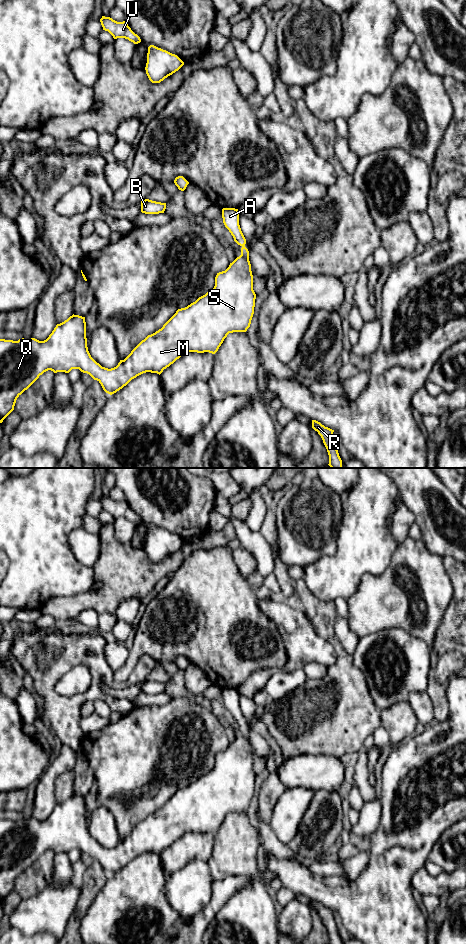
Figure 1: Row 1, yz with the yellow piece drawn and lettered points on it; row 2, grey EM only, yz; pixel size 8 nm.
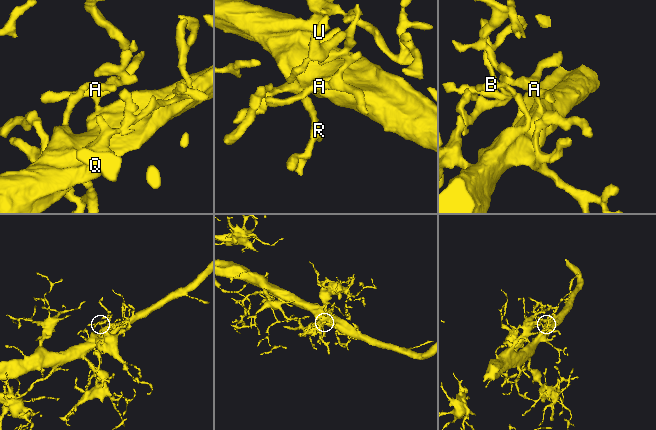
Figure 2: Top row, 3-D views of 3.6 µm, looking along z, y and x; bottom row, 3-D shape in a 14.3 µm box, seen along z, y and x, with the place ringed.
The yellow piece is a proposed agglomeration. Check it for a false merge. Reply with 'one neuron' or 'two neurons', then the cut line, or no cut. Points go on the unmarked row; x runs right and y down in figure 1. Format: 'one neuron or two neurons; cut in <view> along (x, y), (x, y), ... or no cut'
one neuron; no cut

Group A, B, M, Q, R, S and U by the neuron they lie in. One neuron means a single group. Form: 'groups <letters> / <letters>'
groups A B M Q R S U

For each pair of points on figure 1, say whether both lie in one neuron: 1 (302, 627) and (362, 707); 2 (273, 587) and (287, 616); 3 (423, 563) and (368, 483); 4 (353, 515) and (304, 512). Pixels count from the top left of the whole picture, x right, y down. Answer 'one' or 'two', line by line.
1: two
2: two
3: two
4: two

